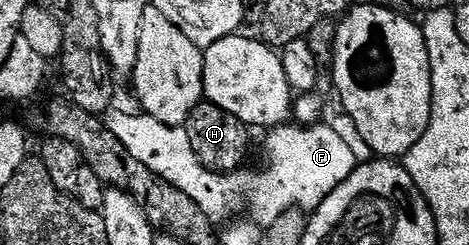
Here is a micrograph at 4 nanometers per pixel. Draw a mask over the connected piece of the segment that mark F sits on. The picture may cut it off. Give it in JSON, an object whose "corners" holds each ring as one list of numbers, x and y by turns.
{"corners":[[111,110,105,113,106,128,120,138,124,150,128,150,136,162,144,162,148,170,176,186,176,190,184,190,184,194,188,194,188,198,192,198,192,202,196,202,196,206,200,206,212,221,222,222,233,217,233,212,245,204,250,207,249,215,262,226,276,222,276,218,290,208,319,208,324,198,332,194,340,182,347,180,360,163,359,157,354,157,349,142,336,129,329,128,326,122,319,122,273,129,266,140,266,165,259,172,213,172,203,166,200,158,196,158,185,127,173,128,156,122,156,118,135,112]]}

